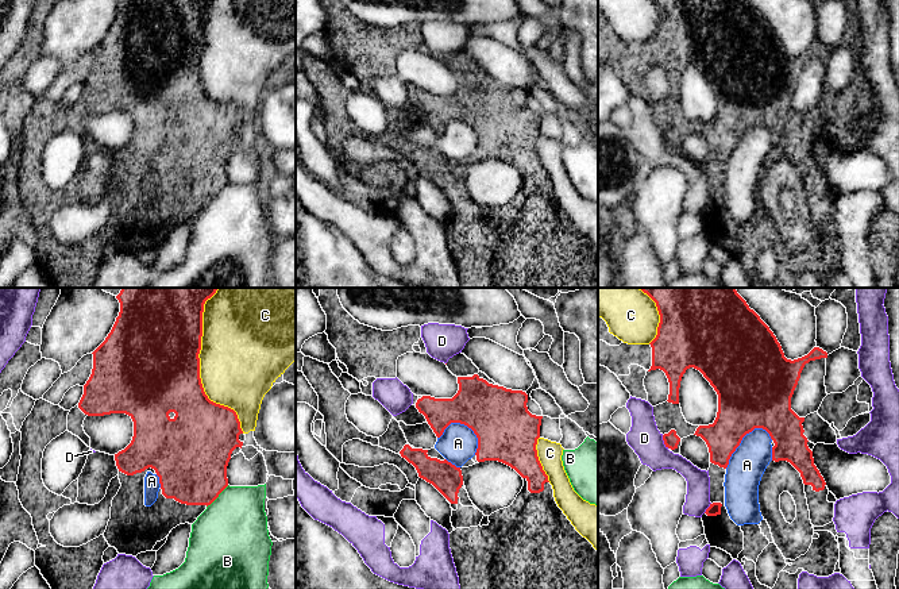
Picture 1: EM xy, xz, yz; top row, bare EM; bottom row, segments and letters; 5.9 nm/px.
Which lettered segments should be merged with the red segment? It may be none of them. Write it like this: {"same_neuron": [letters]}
{"same_neuron": ["A"]}

